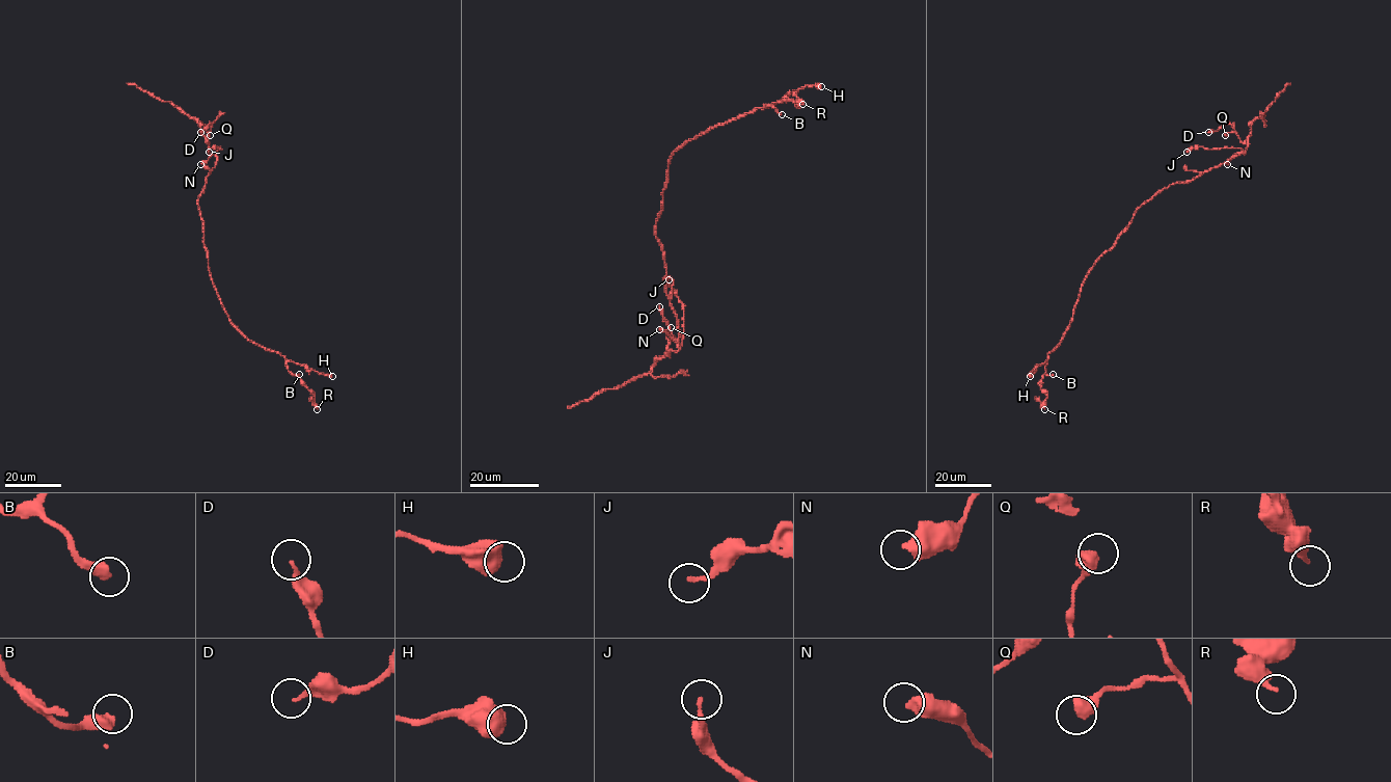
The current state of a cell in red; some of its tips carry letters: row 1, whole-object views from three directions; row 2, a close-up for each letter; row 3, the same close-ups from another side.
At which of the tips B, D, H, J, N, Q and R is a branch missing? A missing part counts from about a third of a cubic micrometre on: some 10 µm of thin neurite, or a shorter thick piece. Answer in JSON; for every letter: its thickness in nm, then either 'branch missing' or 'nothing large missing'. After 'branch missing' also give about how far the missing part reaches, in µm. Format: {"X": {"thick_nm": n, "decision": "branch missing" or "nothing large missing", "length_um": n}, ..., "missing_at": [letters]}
{"B": {"thick_nm": 400, "decision": "branch missing", "length_um": 6}, "D": {"thick_nm": 200, "decision": "nothing large missing"}, "H": {"thick_nm": 800, "decision": "nothing large missing"}, "J": {"thick_nm": 160, "decision": "nothing large missing"}, "N": {"thick_nm": 500, "decision": "nothing large missing"}, "Q": {"thick_nm": 550, "decision": "nothing large missing"}, "R": {"thick_nm": 300, "decision": "nothing large missing"}, "missing_at": ["B"]}

